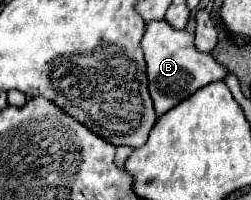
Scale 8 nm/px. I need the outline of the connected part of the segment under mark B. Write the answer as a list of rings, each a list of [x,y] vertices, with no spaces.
[[[152,21],[146,25],[142,49],[146,53],[150,95],[152,95],[154,107],[156,107],[156,115],[164,115],[168,109],[172,109],[180,101],[188,99],[192,93],[196,93],[204,85],[226,79],[226,75],[228,75],[228,69],[224,65],[220,65],[210,53],[196,51],[194,33],[190,33],[186,29],[174,31],[174,27],[170,27],[170,23],[166,23],[166,21]]]

